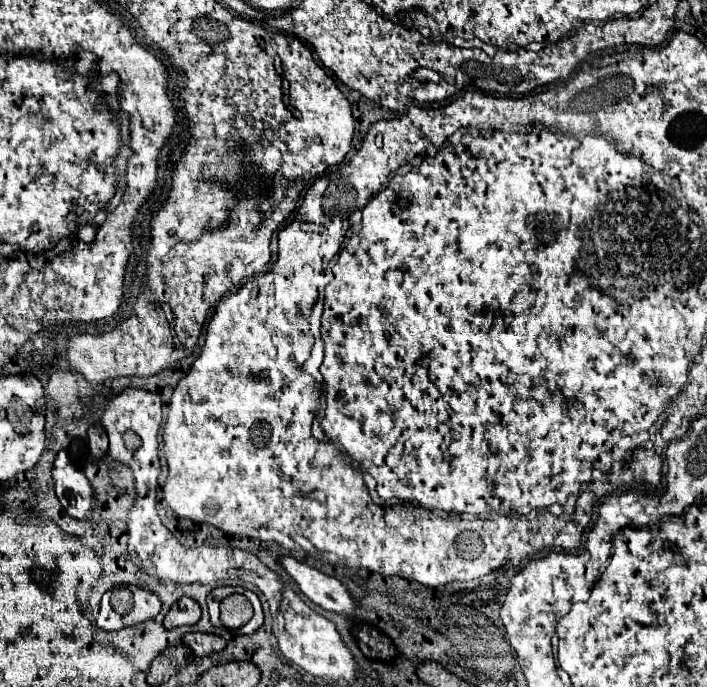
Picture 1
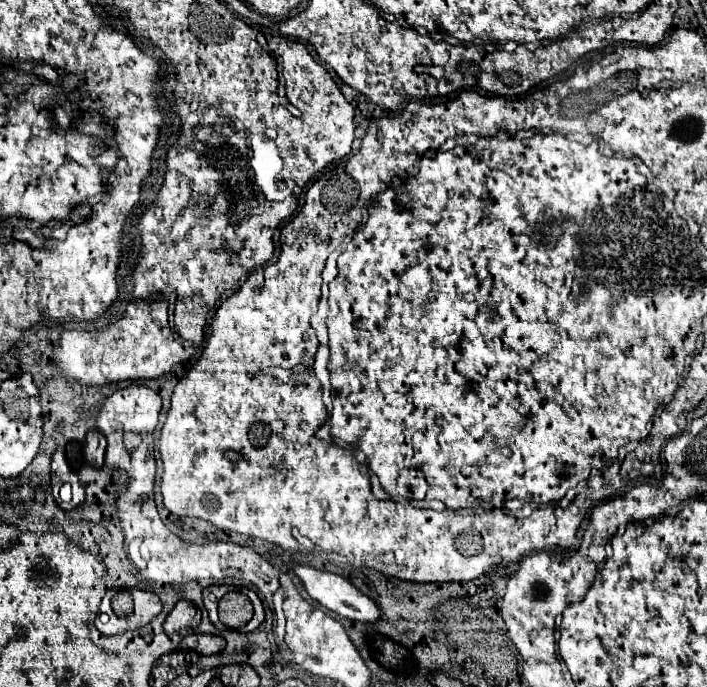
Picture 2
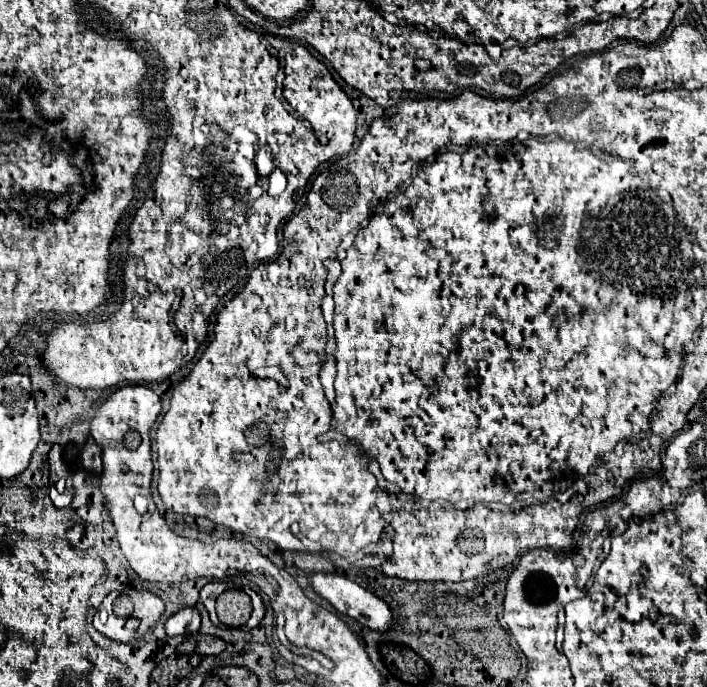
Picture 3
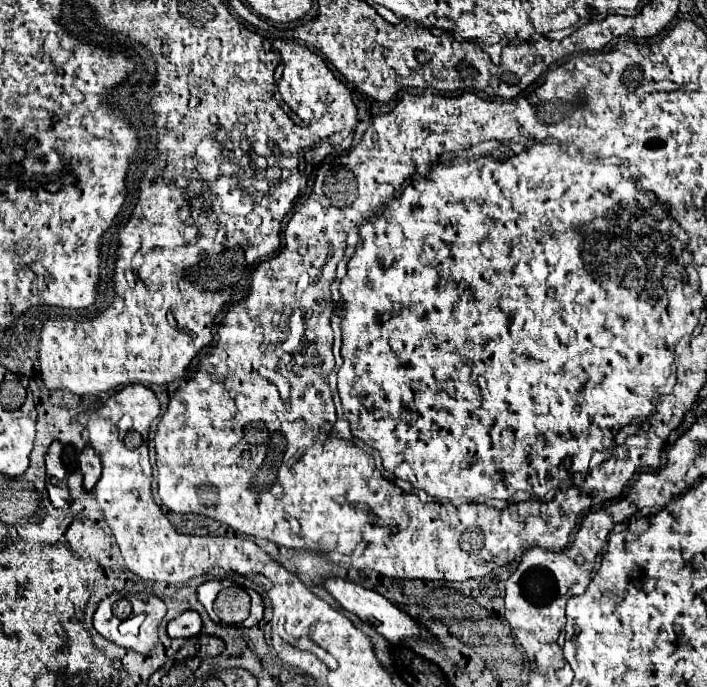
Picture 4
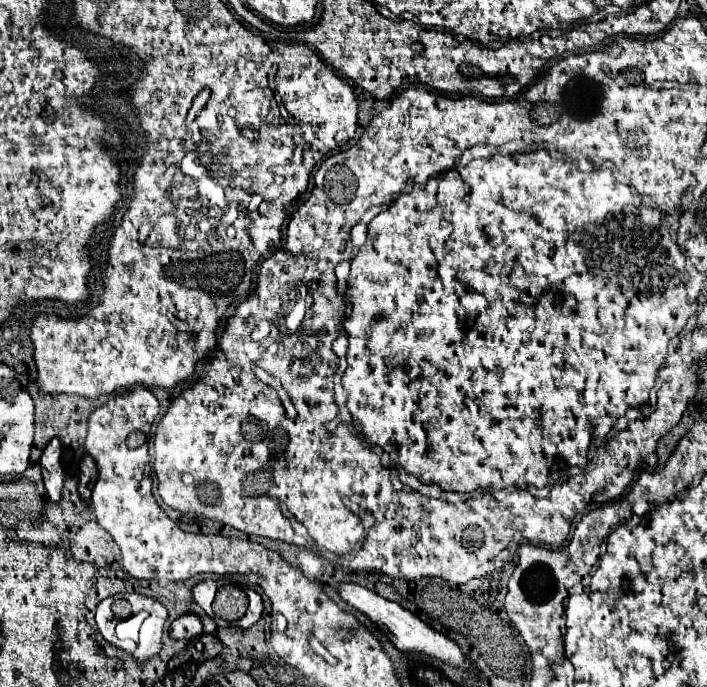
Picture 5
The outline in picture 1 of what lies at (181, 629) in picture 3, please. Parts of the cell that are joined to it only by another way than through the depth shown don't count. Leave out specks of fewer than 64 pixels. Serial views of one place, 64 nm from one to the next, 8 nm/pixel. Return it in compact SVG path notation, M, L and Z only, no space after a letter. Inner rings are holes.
M188 596L180 598L178 602L172 604L170 612L164 618L164 626L166 630L172 630L176 626L184 626L184 624L196 624L200 620L200 604Z

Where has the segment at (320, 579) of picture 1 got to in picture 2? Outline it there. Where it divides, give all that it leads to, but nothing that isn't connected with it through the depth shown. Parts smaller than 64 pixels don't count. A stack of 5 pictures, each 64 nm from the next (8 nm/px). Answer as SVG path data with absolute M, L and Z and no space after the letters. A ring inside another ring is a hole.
M292 564L292 570L300 578L312 600L320 602L342 618L358 622L376 622L380 618L382 612L378 604L360 594L348 580L340 578L338 574L322 572L302 564Z

